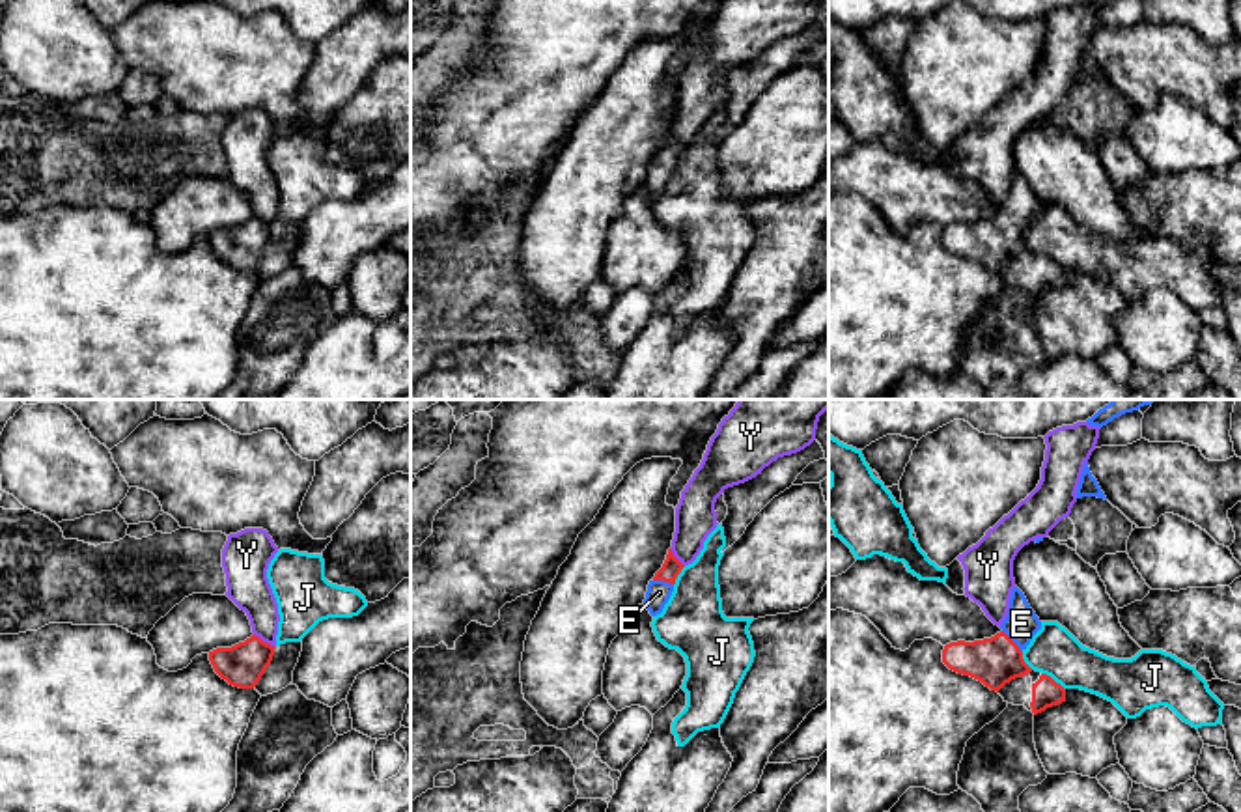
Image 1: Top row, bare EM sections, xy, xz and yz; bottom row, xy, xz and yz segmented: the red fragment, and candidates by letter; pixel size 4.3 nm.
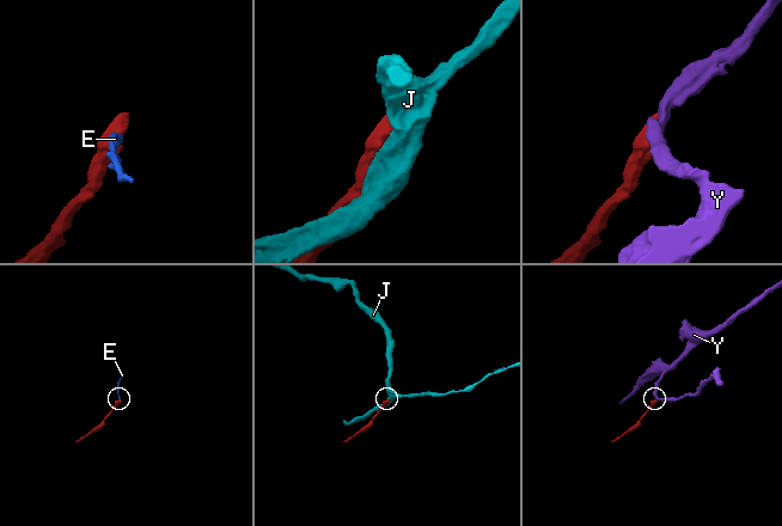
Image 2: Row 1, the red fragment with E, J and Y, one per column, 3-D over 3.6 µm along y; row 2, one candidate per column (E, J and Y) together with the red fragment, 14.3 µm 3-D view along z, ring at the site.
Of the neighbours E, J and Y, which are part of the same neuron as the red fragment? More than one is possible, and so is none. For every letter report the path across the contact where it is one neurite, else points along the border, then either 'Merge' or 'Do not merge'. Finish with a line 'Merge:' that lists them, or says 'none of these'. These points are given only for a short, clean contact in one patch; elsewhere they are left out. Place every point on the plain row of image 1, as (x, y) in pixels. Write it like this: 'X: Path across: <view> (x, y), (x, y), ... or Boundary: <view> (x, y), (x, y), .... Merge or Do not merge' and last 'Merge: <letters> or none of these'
E: Path across: yz (995, 243), (1012, 223), (1021, 206). Merge
J: Do not merge
Y: Boundary: xy (254, 215), (275, 228). Do not merge
Merge: E

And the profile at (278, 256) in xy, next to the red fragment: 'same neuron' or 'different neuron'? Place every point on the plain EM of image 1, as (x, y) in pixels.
same neuron

